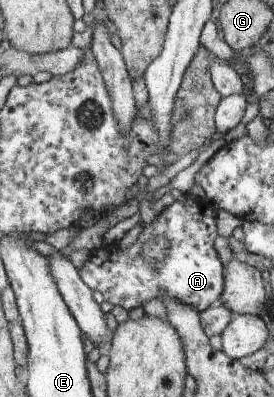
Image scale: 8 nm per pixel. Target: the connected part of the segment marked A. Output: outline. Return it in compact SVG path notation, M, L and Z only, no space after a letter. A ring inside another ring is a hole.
M186 194L184 200L174 202L160 212L151 224L144 225L130 248L103 244L99 249L91 250L79 274L93 291L98 290L104 296L105 301L114 306L122 306L127 311L144 306L152 298L161 300L163 291L202 312L218 303L225 285L225 280L222 280L225 268L214 250L214 238L216 220L209 199L198 200ZM160 236L164 236L170 246L166 250L166 258L154 268L142 258L141 250L146 242Z

